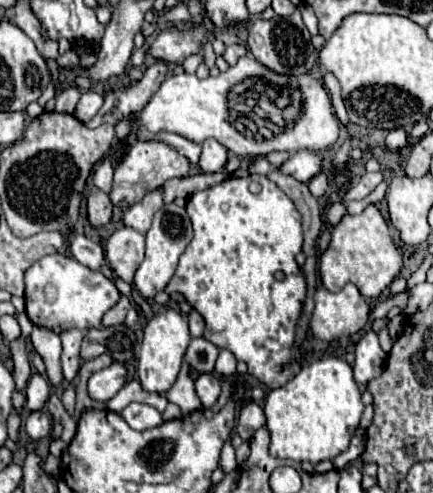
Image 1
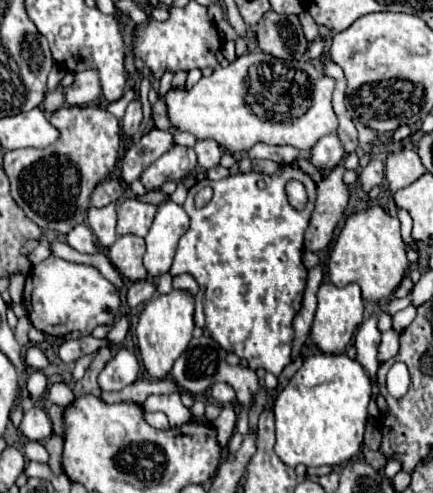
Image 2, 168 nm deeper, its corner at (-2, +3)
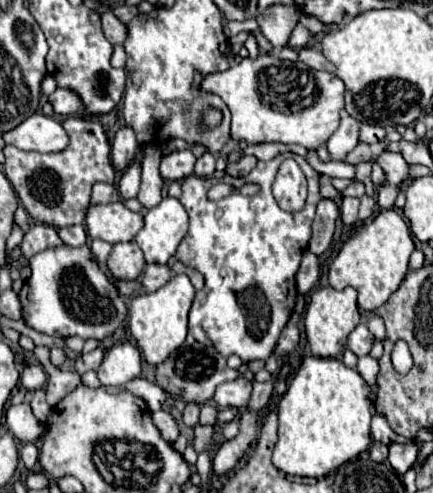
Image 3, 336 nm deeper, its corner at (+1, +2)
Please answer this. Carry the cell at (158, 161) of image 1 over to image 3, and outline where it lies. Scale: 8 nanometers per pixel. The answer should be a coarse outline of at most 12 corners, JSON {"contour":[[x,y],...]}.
{"contour":[[189,149],[161,157],[163,181],[183,181],[191,175],[195,155]]}

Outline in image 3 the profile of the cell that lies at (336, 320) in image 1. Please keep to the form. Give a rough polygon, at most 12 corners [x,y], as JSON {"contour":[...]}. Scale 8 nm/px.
{"contour":[[321,287],[305,309],[313,355],[337,357],[359,323],[357,291]]}

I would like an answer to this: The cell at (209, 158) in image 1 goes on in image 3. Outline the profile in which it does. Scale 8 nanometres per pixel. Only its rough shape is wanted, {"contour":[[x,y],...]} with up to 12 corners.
{"contour":[[205,151],[195,163],[195,175],[215,173],[215,155]]}

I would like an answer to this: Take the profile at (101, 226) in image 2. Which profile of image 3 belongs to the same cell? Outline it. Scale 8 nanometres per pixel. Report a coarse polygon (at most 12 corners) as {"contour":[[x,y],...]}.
{"contour":[[103,239],[91,241],[93,257],[107,271],[107,261],[113,245]]}

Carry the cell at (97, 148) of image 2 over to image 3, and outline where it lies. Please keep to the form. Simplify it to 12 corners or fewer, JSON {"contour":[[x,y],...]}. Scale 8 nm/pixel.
{"contour":[[67,117],[69,145],[5,145],[25,211],[57,229],[83,223],[91,187],[115,183],[99,117]]}

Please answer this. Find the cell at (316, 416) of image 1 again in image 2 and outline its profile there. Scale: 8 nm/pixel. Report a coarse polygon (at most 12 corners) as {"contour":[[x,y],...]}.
{"contour":[[308,356],[274,402],[286,466],[338,466],[362,446],[370,378]]}

